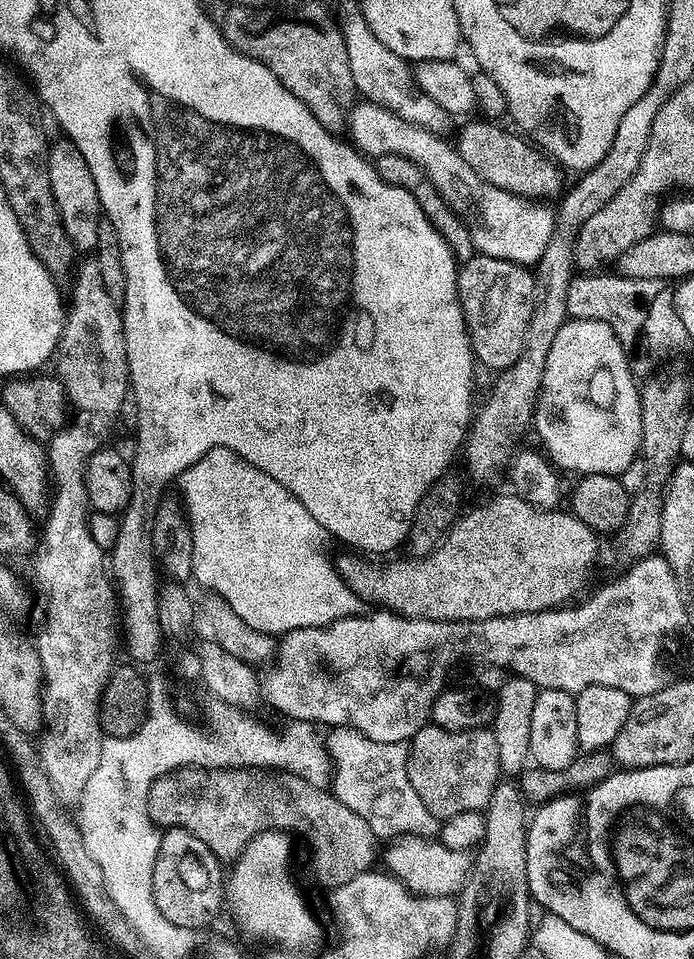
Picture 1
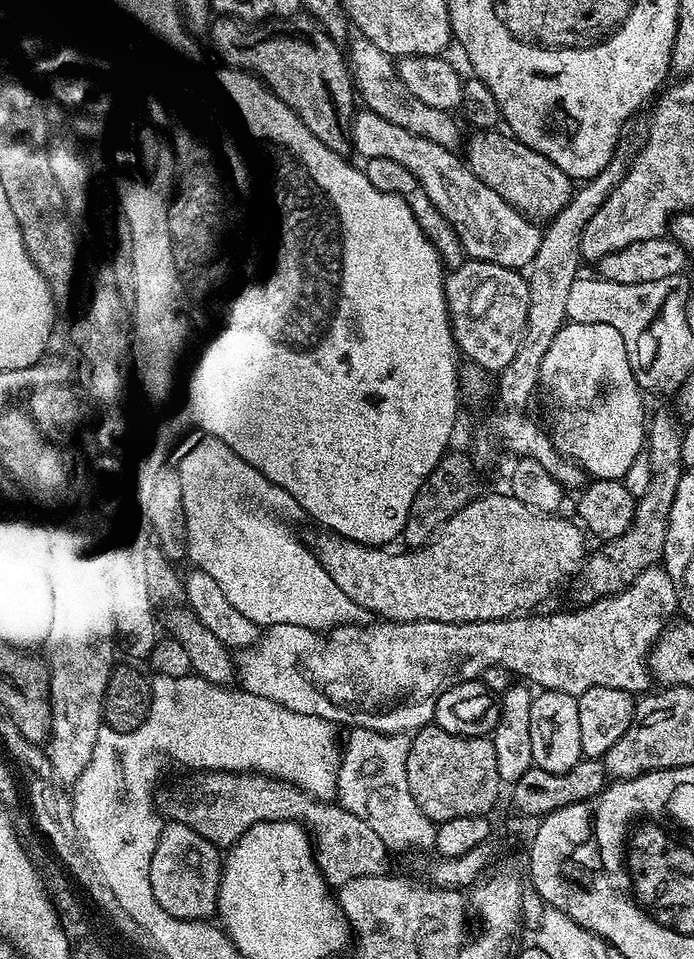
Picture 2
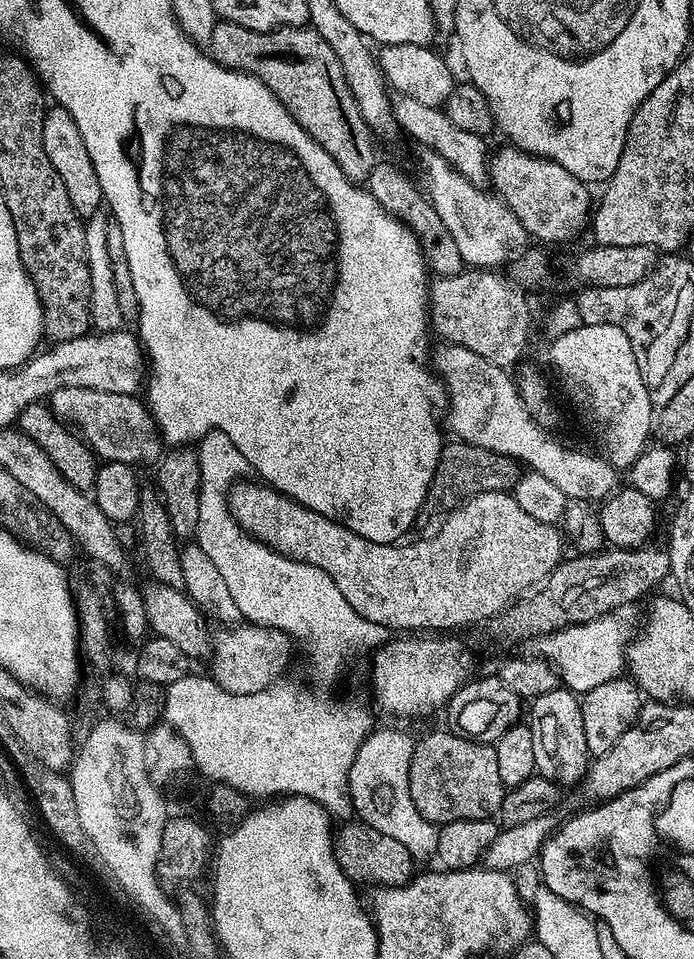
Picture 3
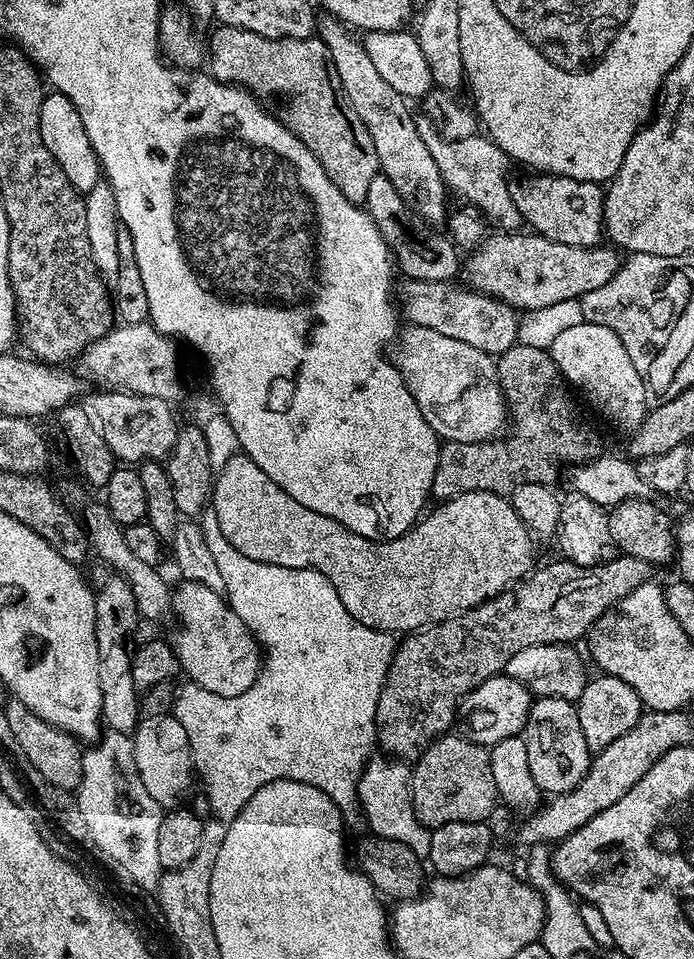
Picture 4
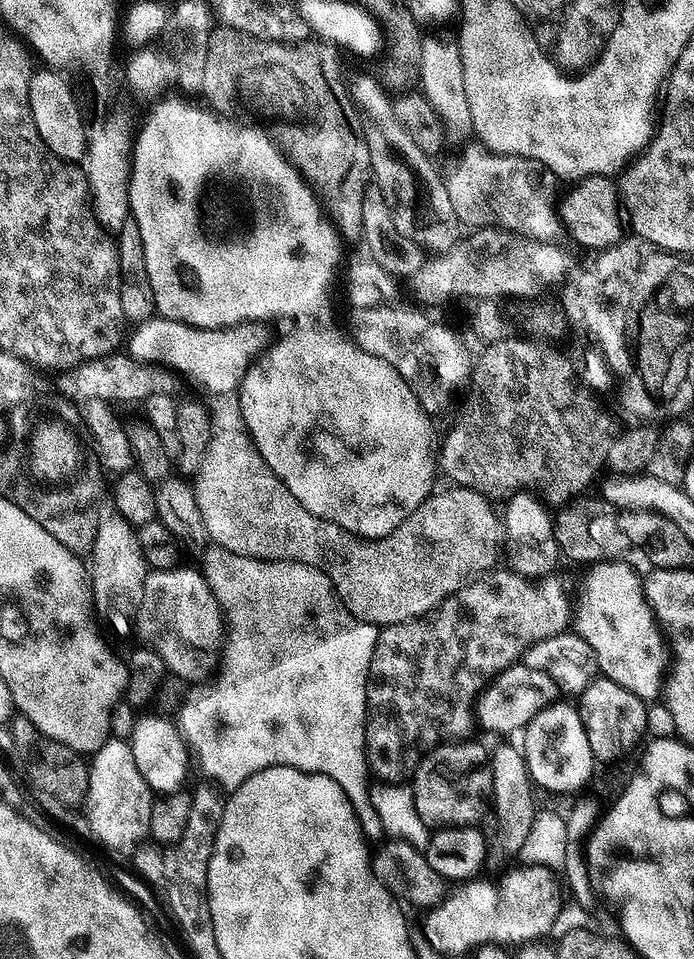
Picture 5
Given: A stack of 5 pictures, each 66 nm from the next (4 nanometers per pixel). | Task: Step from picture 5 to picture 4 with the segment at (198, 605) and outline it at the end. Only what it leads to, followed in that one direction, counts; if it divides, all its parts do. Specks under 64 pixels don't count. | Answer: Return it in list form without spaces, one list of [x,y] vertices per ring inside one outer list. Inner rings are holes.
[[[189,580],[181,585],[172,596],[172,608],[180,615],[181,628],[170,643],[183,675],[188,675],[197,689],[219,696],[237,696],[252,688],[262,667],[262,648],[252,631],[229,608],[221,593]]]

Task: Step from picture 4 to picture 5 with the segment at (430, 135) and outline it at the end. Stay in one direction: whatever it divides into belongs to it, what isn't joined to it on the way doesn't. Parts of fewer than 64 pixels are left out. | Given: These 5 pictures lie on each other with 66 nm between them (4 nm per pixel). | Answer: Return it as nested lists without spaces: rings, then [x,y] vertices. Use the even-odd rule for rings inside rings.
[[[471,142],[456,156],[456,161],[443,173],[446,194],[450,194],[450,202],[454,205],[454,214],[458,214],[461,225],[469,229],[505,228],[508,232],[519,232],[521,236],[530,236],[533,240],[549,242],[561,235],[562,226],[554,211],[554,203],[558,198],[556,192],[557,177],[547,171],[534,160],[521,156],[507,156],[501,152],[491,152],[479,142]]]

